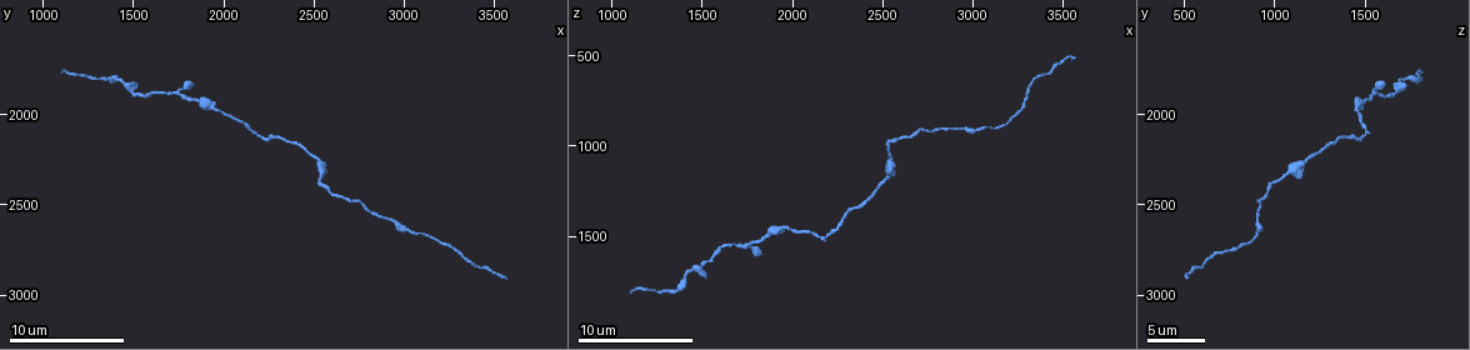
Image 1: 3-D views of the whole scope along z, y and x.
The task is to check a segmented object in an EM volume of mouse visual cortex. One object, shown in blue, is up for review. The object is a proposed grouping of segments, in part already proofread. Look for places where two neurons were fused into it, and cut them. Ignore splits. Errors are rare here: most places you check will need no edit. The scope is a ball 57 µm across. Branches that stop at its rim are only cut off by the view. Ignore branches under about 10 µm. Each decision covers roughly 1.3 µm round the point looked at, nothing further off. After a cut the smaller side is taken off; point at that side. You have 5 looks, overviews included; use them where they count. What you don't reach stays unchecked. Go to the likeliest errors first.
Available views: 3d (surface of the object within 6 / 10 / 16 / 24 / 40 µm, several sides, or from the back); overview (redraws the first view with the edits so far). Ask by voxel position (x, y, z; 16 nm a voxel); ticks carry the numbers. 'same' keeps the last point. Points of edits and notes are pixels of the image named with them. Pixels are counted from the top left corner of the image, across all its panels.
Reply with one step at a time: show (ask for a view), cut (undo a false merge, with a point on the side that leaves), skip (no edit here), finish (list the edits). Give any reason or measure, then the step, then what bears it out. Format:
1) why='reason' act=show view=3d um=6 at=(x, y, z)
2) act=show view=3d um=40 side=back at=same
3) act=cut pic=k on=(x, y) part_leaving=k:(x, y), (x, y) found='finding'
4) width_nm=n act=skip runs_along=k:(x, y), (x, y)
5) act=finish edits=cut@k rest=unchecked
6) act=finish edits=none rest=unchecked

why='thick turns thin' act=show view=3d um=10 at=(2540, 2320, 1080)

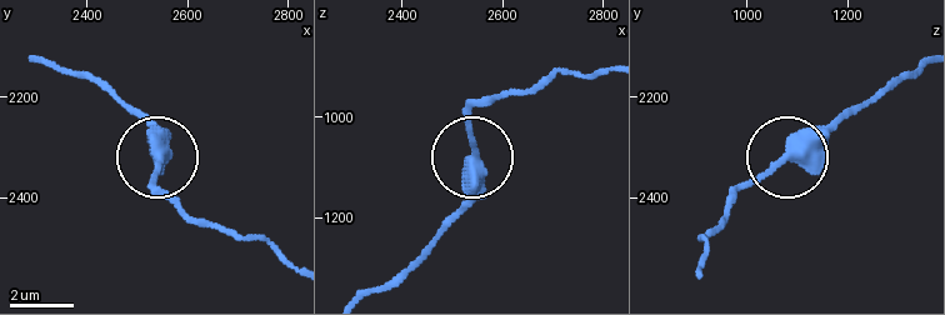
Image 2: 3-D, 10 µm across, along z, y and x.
width_nm=400 act=skip runs_along=2:(866, 103), (728, 194) found='continuous, no second neuron'

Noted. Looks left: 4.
why='thick turns thin' act=show view=3d um=6 at=(1560, 1880, 1620)

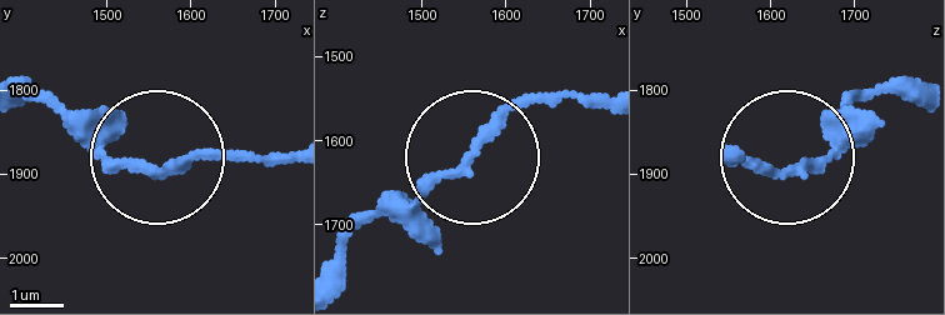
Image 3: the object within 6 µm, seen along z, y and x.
act=skip runs_along=3:(596, 96), (529, 101), (461, 168), (345, 240) found='continuous, no second neuron'

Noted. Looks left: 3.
why='thick turns thin' act=show view=3d um=10 at=(2900, 2580, 920)

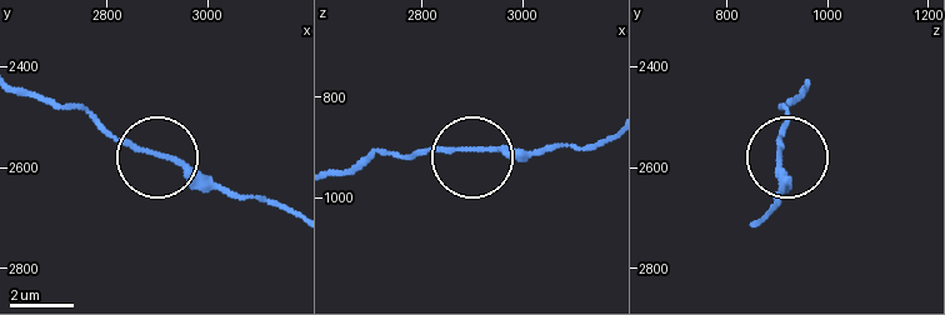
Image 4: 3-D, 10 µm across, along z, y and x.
why='closer look' act=show view=3d um=6 at=(2890, 2575, 905)

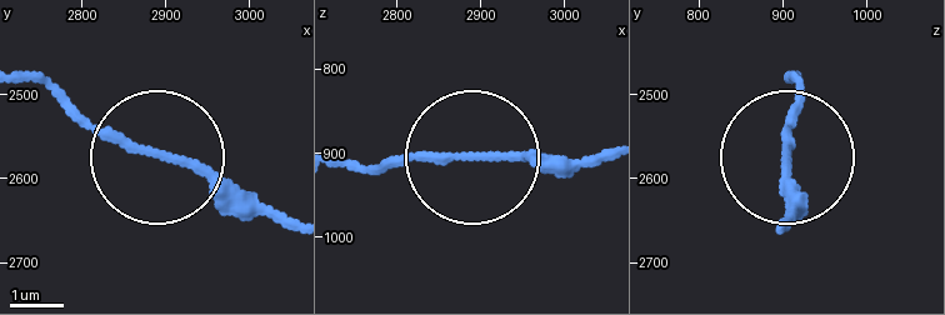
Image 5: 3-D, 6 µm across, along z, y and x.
act=skip runs_along=5:(24, 75), (145, 148), (199, 160), (275, 219) found='all the same neuron'

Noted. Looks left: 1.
act=finish edits=none rest=unchecked

